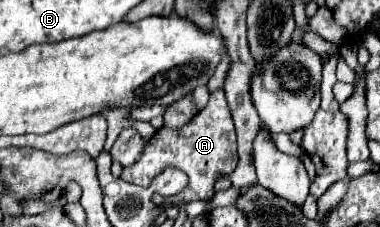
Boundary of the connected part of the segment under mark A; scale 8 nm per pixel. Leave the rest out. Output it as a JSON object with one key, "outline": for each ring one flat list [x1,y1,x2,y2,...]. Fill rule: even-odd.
{"outline":[[223,90,211,92,209,104,195,114,193,120,189,120,185,126,171,130,171,128,159,128,155,136,149,140,149,144,143,148,141,158,123,170,121,178,129,184,137,184,147,188,153,180,153,172,163,172,165,164,177,166,189,176,189,186,179,192,177,196,171,196,171,202,187,202,187,200,211,200,215,190,213,184,221,174,231,174,237,166,237,140,235,140,235,128,231,120,231,112,225,100]]}

